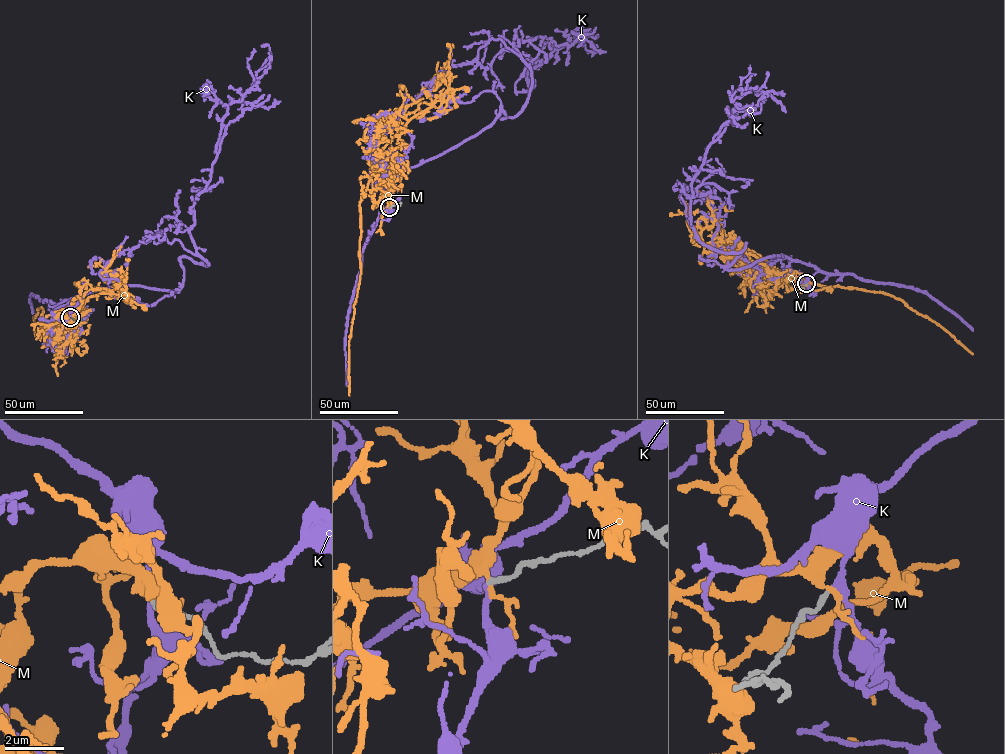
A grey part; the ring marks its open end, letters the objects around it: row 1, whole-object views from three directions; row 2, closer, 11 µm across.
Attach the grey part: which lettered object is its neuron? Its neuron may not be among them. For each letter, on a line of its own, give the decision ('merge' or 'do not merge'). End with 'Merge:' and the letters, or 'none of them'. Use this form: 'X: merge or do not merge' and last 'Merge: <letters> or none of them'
K: merge
M: do not merge
Merge: K

